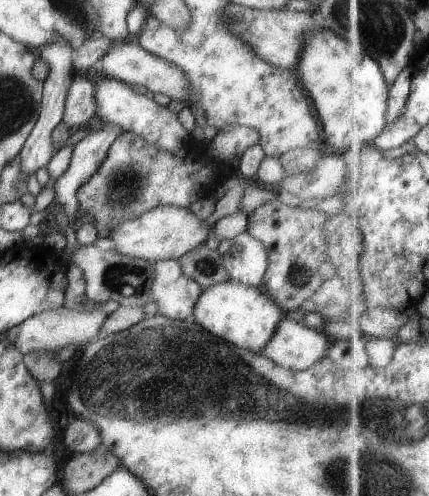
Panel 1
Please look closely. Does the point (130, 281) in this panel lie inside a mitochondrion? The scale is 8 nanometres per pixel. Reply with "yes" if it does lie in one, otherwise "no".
yes

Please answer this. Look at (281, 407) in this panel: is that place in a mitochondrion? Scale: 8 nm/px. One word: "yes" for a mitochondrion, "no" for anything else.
yes

